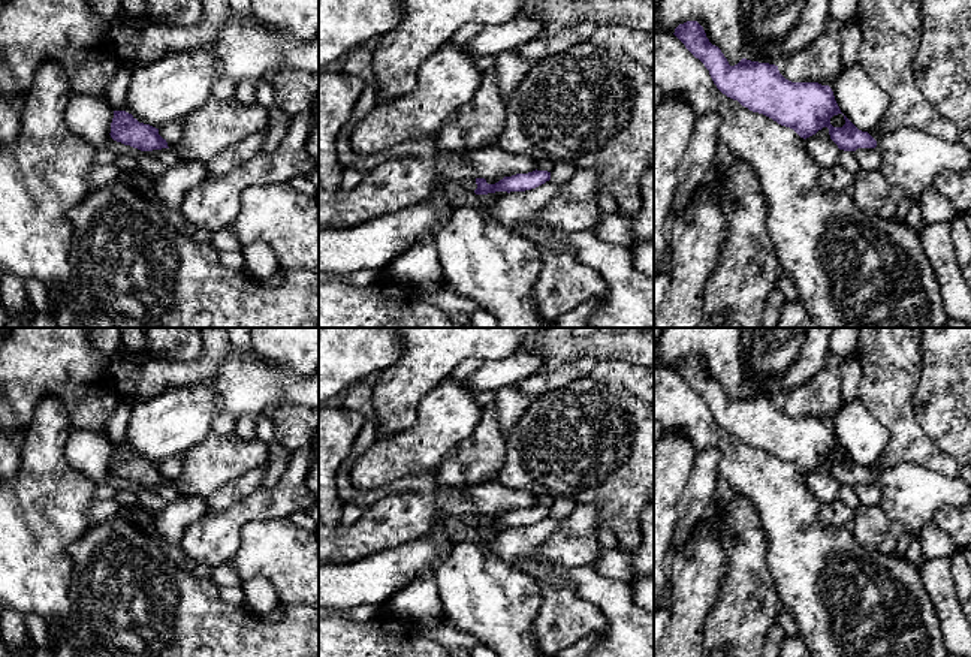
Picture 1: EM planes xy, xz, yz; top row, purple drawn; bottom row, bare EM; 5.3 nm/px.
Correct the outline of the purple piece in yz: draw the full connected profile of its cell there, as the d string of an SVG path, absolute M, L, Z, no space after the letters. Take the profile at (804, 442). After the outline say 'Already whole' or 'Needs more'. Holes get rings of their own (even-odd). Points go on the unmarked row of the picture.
M697 356L679 359L673 370L705 400L717 424L750 446L763 449L778 459L793 464L803 474L827 462L830 474L839 485L856 486L857 483L875 483L881 492L880 506L892 522L902 525L902 533L895 549L899 558L905 558L910 542L917 537L925 524L940 509L971 506L971 483L967 483L961 477L946 477L911 462L901 462L877 477L868 467L859 465L845 450L845 459L842 462L833 462L830 453L842 447L829 421L818 418L791 418L779 409L778 401L747 394L730 401L721 385L709 377L703 362Z. Needs more

